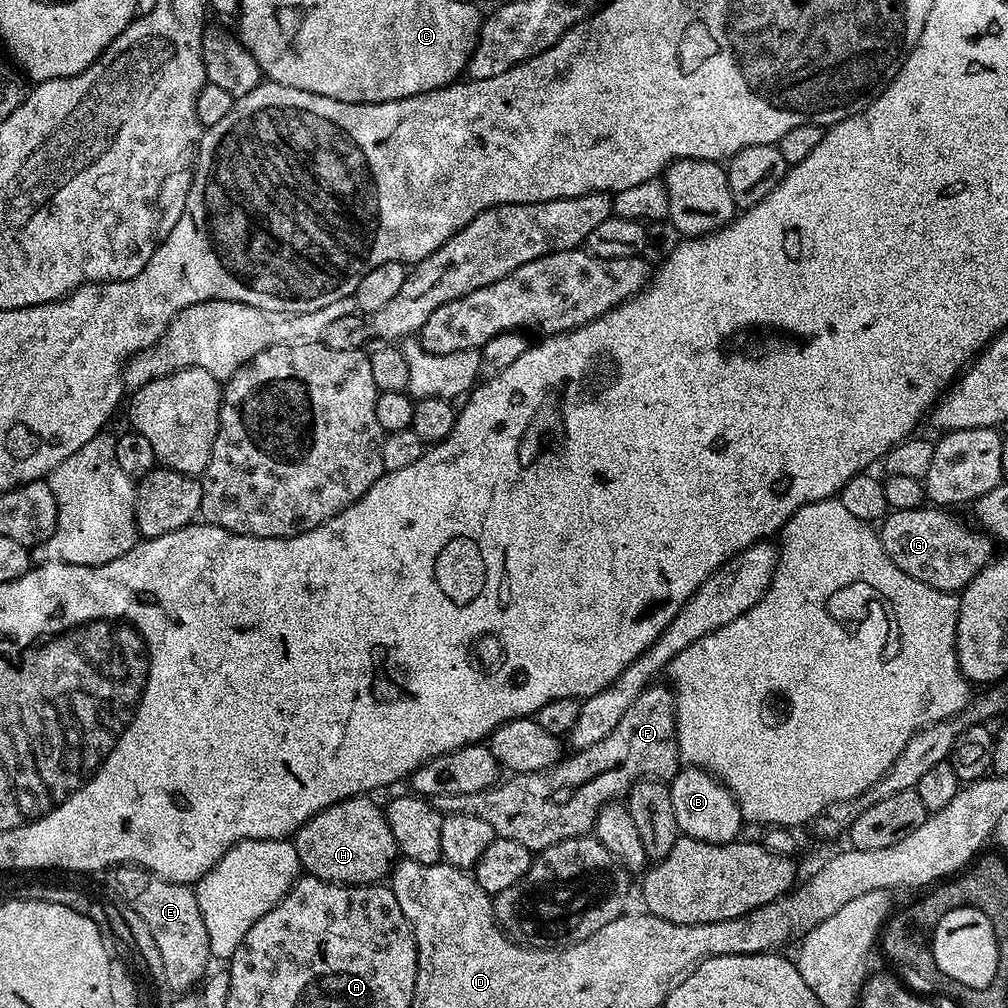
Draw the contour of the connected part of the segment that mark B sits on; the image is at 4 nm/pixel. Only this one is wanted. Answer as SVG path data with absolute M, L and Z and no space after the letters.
M695 766L681 767L670 782L670 802L674 802L674 818L678 818L681 833L711 844L731 844L737 839L746 821L740 813L740 803L732 791L711 772Z

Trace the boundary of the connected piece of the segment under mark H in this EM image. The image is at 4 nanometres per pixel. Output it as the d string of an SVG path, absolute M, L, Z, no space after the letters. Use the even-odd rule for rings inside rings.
M365 794L331 804L298 829L294 843L298 850L300 867L307 875L316 876L331 884L379 884L391 873L398 859L394 834L390 834L385 809L381 805L379 808L372 799L371 795Z

